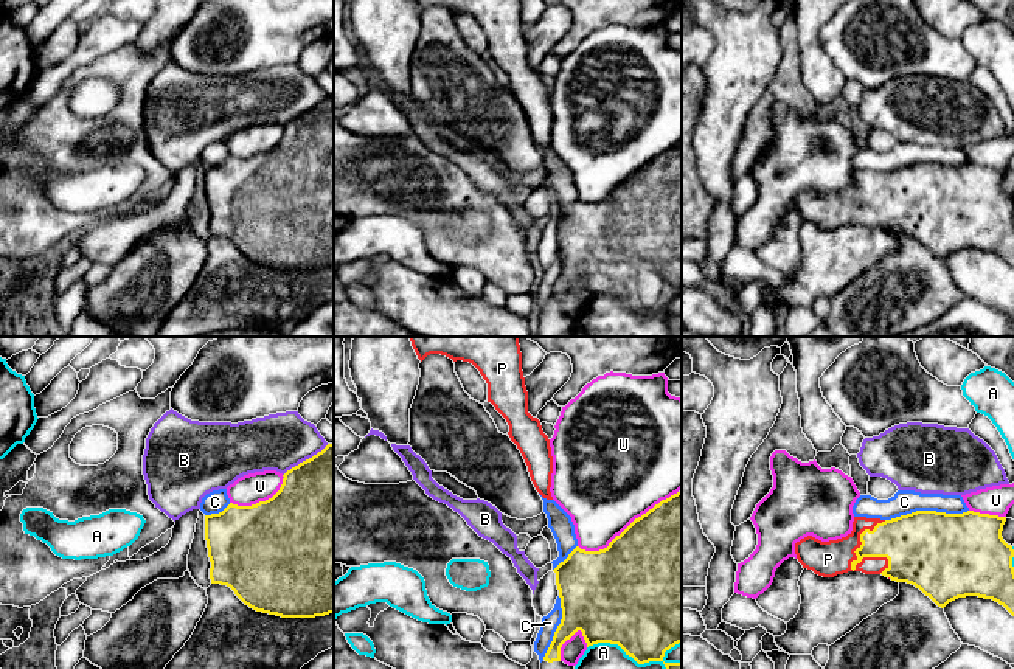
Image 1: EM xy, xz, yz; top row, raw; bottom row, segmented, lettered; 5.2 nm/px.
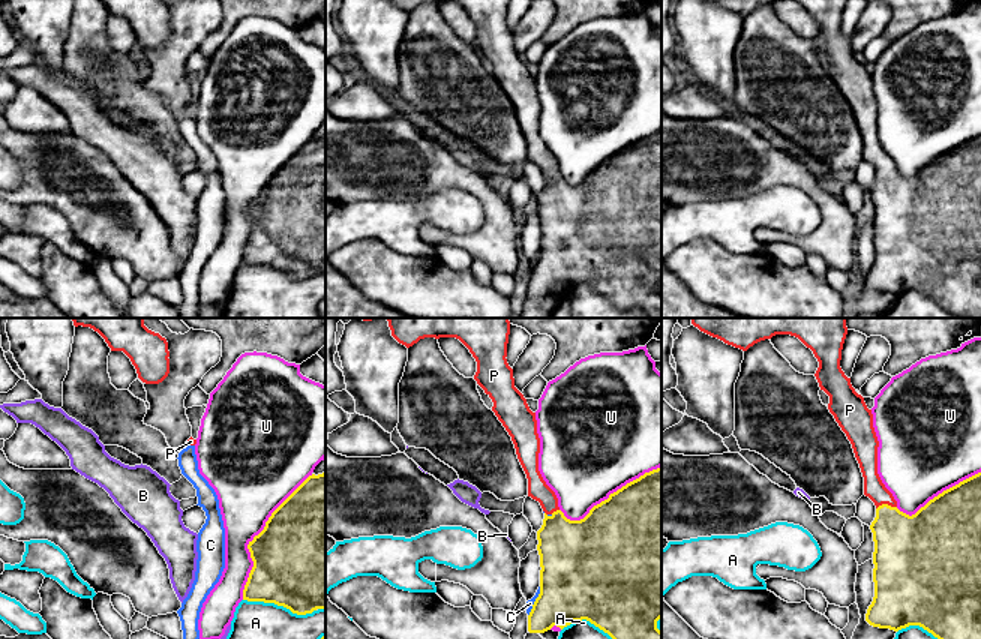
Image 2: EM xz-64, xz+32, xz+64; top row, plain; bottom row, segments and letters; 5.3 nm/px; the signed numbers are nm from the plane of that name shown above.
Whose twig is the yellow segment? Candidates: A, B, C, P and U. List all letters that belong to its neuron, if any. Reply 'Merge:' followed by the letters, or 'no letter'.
Merge: P

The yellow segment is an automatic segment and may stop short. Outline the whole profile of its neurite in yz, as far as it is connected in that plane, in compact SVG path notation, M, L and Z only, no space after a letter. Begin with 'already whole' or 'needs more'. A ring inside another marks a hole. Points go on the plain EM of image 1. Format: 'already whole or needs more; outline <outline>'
needs more; outline M916 163L891 172L854 169L846 189L821 194L807 188L795 196L795 206L803 220L823 230L848 224L882 227L915 237L941 261L958 250L978 248L998 255L1014 269L1014 202L1002 189L1005 174L1006 169L974 163Z

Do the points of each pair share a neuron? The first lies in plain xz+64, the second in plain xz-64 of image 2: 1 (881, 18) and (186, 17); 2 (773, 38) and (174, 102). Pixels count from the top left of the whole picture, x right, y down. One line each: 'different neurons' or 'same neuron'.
1: same neuron
2: different neurons

